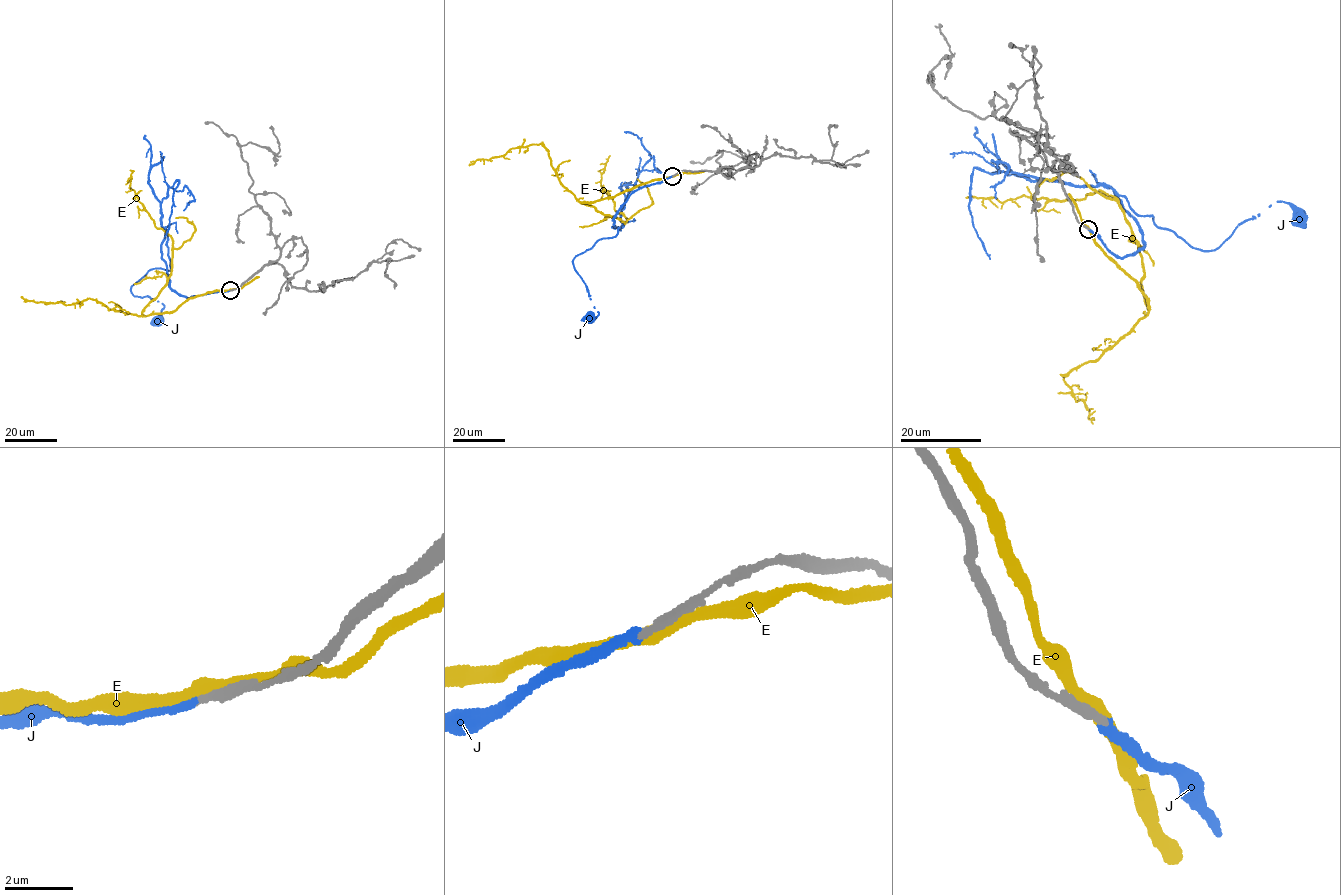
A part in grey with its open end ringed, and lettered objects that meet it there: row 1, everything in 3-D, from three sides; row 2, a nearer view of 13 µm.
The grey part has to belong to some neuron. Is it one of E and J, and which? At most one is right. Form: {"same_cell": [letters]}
{"same_cell": ["J"]}

